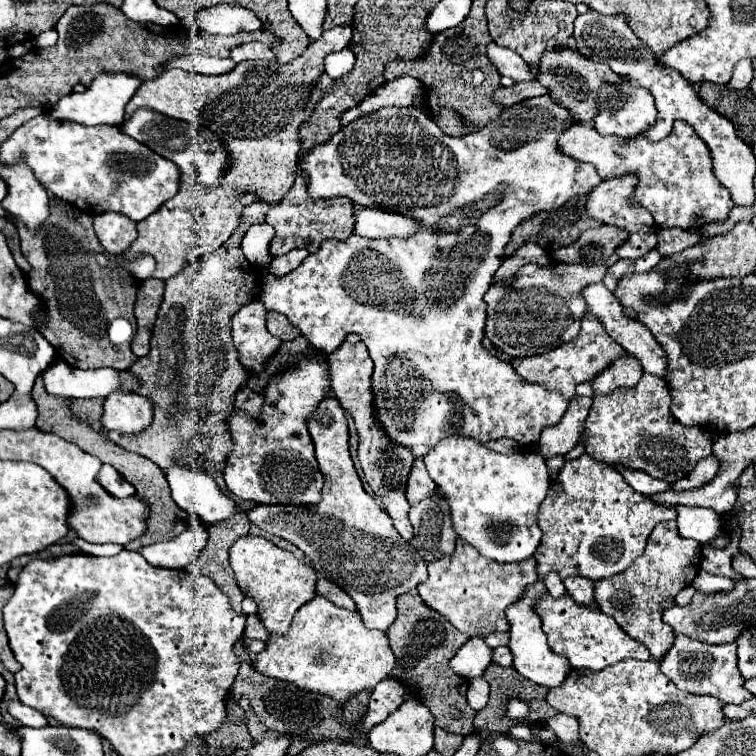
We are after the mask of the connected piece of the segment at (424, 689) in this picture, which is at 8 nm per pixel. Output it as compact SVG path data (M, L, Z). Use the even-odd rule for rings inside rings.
M409 590L397 598L397 620L389 626L385 632L391 644L391 650L397 658L397 664L393 668L393 678L401 682L415 684L419 688L417 700L423 702L435 716L435 724L451 730L453 734L469 736L473 728L475 710L467 704L465 692L467 692L467 680L459 678L451 672L449 660L455 656L455 652L461 648L461 644L467 642L467 636L455 630L439 612L431 610L417 590ZM459 708L461 716L453 718L451 710Z

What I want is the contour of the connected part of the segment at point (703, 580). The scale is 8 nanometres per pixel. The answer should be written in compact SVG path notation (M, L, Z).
M699 570L699 574L693 578L693 586L695 586L695 590L711 594L717 590L731 590L735 586L735 582L731 578L719 576L719 574L709 574L705 570Z

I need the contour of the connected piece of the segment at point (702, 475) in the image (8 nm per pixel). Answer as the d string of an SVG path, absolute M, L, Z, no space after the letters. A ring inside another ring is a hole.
M709 456L709 458L703 458L695 470L691 474L687 474L683 480L675 482L671 488L677 490L677 492L683 492L683 490L693 490L693 488L701 488L703 484L711 482L715 478L715 474L719 472L719 460L715 456Z

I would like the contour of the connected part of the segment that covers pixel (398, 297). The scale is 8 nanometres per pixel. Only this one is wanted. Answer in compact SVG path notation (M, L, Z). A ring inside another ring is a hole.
M537 96L537 98L529 98L523 100L515 106L503 108L503 112L499 114L499 118L495 118L493 122L489 122L487 126L483 126L477 132L465 134L463 138L455 138L455 136L447 136L439 130L439 126L431 120L431 116L423 114L419 110L419 102L415 102L415 106L407 106L407 108L383 108L375 114L363 114L363 118L357 118L355 122L343 126L337 134L333 134L327 142L313 146L307 154L303 154L303 158L299 158L299 170L307 176L307 192L311 198L319 200L319 198L335 198L335 196L347 196L351 198L355 204L359 206L371 206L371 208L383 208L387 212L397 212L397 214L407 214L415 220L423 220L423 228L411 236L411 238L389 238L389 239L369 239L361 237L353 233L347 240L327 240L323 242L323 246L315 252L309 254L291 274L287 276L275 276L275 274L267 274L265 282L261 286L261 300L265 304L265 310L275 310L279 314L285 314L299 330L301 334L323 354L331 354L337 346L341 346L345 342L345 336L349 332L357 332L361 336L361 340L365 342L365 346L369 348L369 356L375 362L375 370L373 370L373 392L375 392L375 410L377 410L377 420L381 422L381 426L385 428L385 432L389 434L391 440L395 440L397 444L403 444L407 448L411 448L411 452L415 454L415 458L425 456L435 442L439 442L441 438L449 436L449 434L465 434L465 436L473 436L481 442L489 442L489 440L499 440L499 438L513 438L519 442L521 448L529 448L533 442L539 440L539 434L543 428L547 426L555 426L561 422L563 414L567 412L569 400L563 398L563 394L557 394L553 390L545 390L545 386L535 386L535 382L523 382L523 378L519 378L519 374L515 372L515 368L511 364L507 364L505 360L499 360L497 356L493 356L485 346L483 346L483 338L485 338L485 292L489 290L491 282L493 282L493 274L495 270L501 266L503 260L503 248L509 242L511 232L525 222L527 218L531 218L533 214L537 214L539 210L555 210L559 206L563 206L567 200L577 198L577 196L585 196L589 194L599 182L599 174L595 170L595 166L587 164L587 162L577 162L575 158L567 158L563 156L563 152L557 148L557 138L569 130L569 126L577 124L571 110L561 108L553 98L549 96Z

